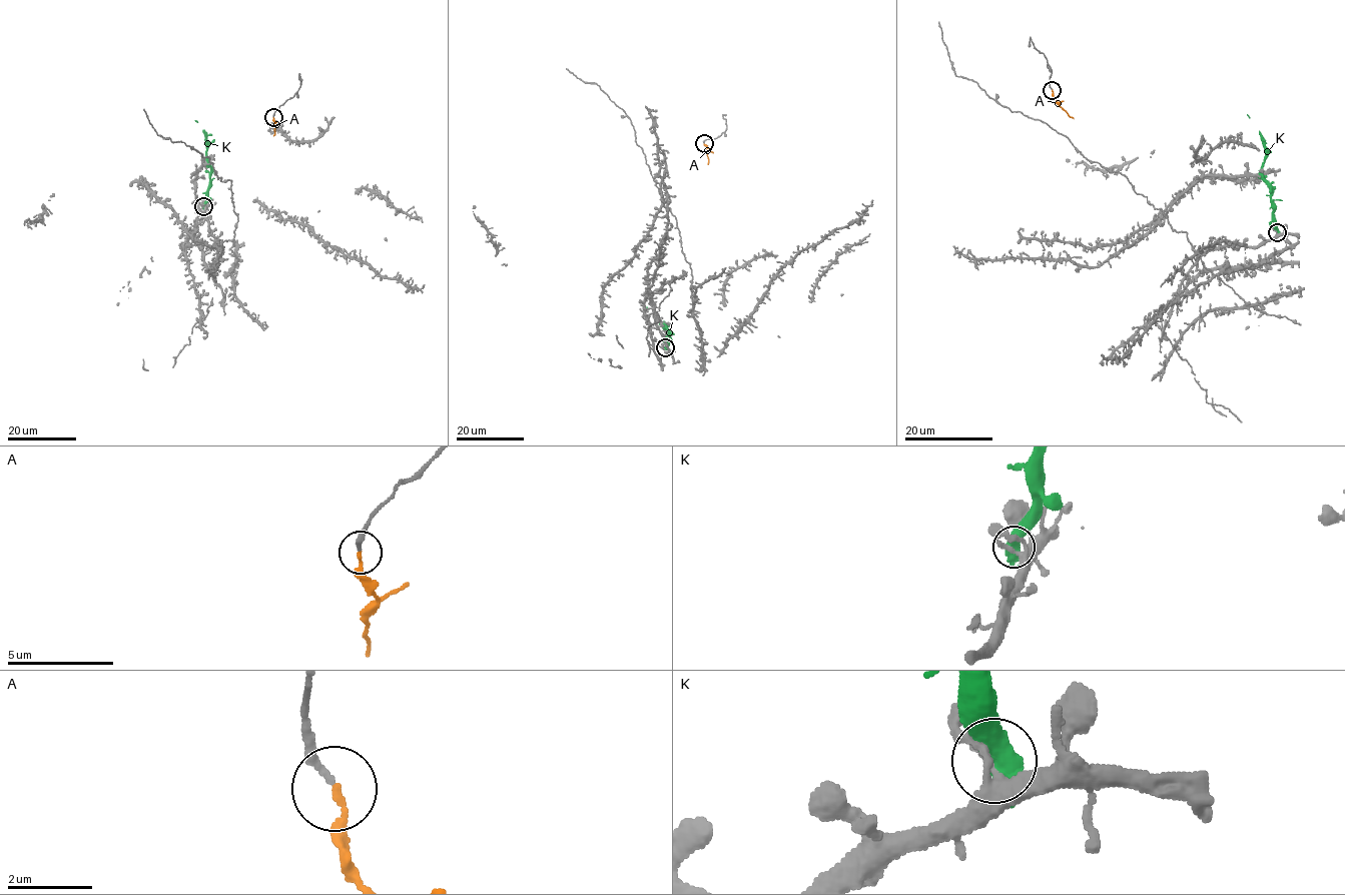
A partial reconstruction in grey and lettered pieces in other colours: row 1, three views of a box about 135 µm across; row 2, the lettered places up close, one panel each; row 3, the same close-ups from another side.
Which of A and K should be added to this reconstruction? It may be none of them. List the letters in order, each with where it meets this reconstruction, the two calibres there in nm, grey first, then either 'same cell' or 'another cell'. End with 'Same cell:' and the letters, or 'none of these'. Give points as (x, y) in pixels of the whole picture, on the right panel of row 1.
A: (1052, 90) | 200/160 nm | same cell
K: (1277, 232) | 260/700 nm | another cell
Same cell: A

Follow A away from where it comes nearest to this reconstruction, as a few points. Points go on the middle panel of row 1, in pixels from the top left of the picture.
A: (704, 143), (708, 148), (708, 164)

